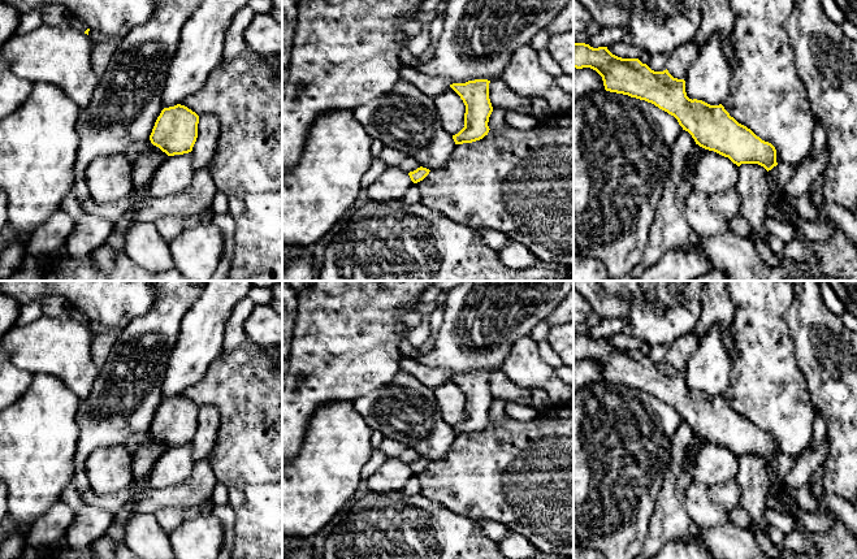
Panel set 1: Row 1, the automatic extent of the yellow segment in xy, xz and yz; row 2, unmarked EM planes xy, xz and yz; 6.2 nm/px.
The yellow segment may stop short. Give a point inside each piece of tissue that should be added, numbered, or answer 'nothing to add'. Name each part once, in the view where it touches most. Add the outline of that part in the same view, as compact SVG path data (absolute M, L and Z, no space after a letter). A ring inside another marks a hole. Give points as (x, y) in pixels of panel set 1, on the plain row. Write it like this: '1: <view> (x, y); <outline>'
nothing to add

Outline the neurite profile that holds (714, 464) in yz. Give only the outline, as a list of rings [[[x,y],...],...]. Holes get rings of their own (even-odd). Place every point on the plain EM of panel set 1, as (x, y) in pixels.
[[[705,441],[693,463],[693,477],[706,486],[723,485],[736,480],[739,473],[739,458],[728,448],[714,442]]]

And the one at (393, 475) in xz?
[[[386,459],[380,469],[367,480],[368,491],[386,494],[402,491],[414,473],[399,459]]]

